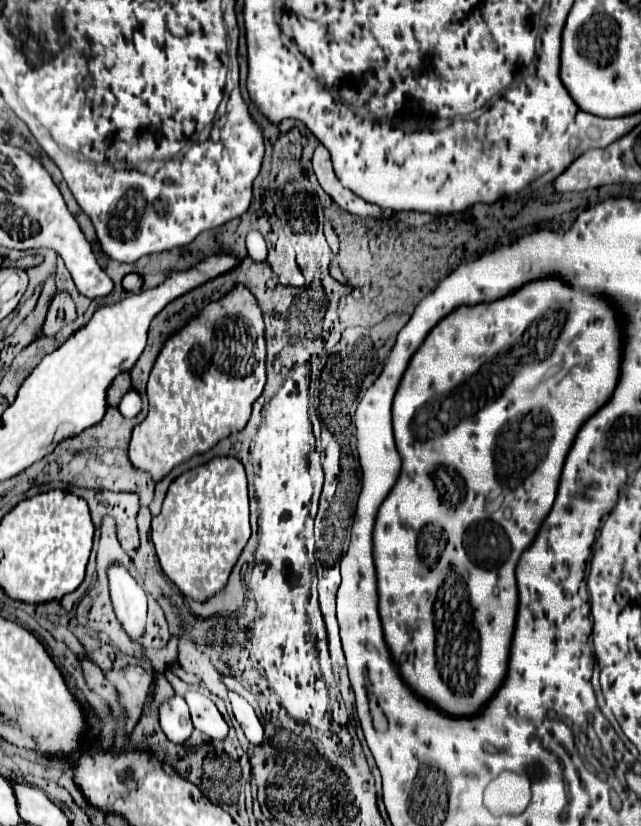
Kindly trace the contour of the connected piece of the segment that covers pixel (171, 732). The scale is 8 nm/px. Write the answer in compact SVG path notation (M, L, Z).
M174 696L160 706L160 726L174 744L184 744L190 738L194 724L184 698Z

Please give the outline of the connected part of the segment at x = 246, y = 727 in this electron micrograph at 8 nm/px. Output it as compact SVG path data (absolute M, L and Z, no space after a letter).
M228 692L228 698L232 704L234 718L240 722L246 738L256 746L262 746L264 744L264 726L262 726L260 718L256 716L254 708L246 700L242 700L236 692Z

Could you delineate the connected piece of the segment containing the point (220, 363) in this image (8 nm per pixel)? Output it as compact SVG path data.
M236 286L222 300L208 304L182 330L172 334L148 380L148 416L132 430L128 448L130 464L150 472L154 482L194 454L204 454L222 438L238 434L254 400L266 382L264 322L256 298L244 286Z

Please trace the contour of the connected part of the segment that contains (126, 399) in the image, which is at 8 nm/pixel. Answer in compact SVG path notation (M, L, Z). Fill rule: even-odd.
M130 388L130 390L122 396L122 400L120 400L120 404L118 404L118 410L122 412L122 416L134 418L134 416L142 410L142 396L140 396L140 392L134 390L134 388Z

